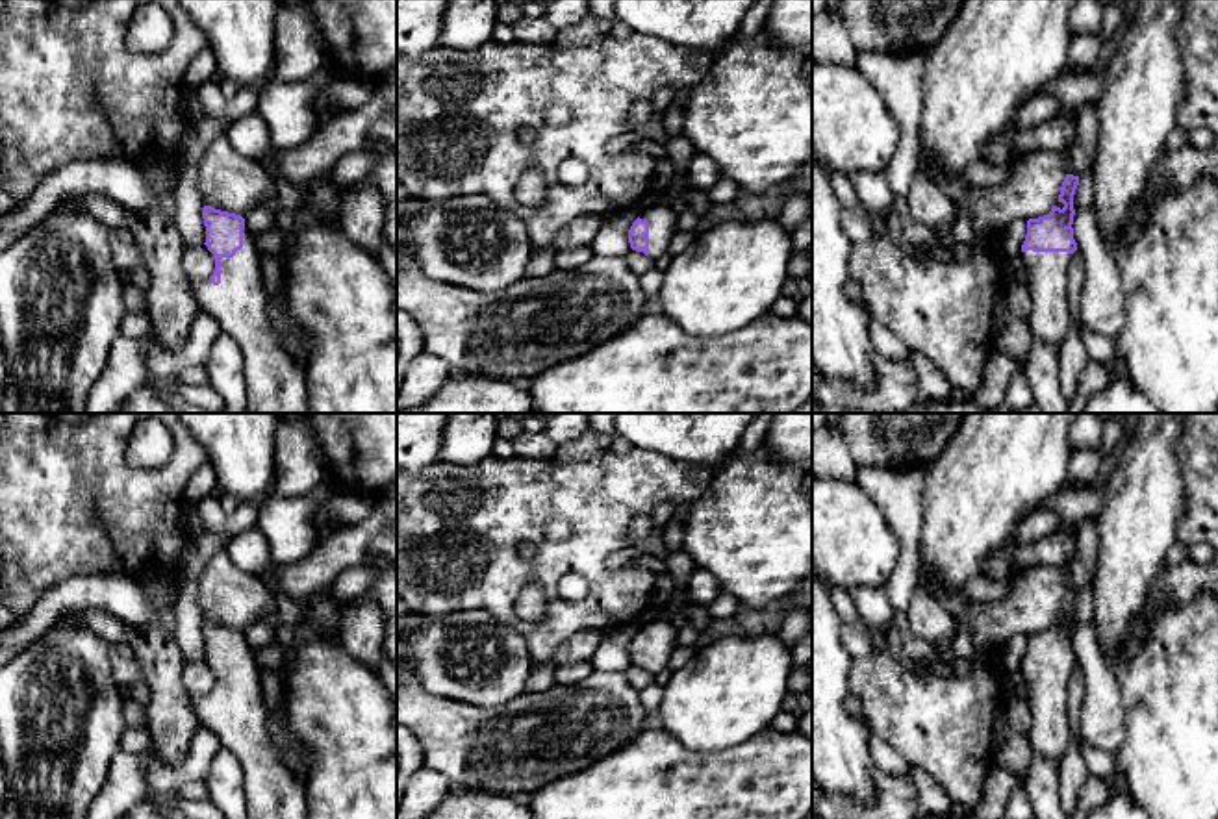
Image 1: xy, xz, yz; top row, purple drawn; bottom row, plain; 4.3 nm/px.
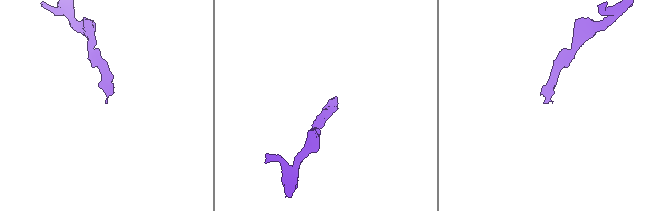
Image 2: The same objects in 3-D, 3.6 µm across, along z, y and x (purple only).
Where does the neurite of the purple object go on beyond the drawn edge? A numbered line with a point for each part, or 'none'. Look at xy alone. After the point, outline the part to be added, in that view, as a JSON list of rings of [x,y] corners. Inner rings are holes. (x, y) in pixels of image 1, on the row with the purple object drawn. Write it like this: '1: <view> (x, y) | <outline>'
1: xy (275, 382) | [[[247,224],[243,248],[221,259],[221,284],[191,280],[189,287],[200,311],[209,313],[243,352],[247,410],[310,413],[306,369],[273,334],[260,250]]]

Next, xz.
1: xz (662, 223) | [[[658,202],[649,209],[641,209],[640,219],[649,222],[649,256],[656,259],[666,254],[669,241],[677,232],[679,215]]]

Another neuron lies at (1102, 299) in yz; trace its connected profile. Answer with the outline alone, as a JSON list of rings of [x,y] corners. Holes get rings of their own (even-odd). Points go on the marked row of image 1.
[[[1094,208],[1077,209],[1072,228],[1085,259],[1085,285],[1081,291],[1083,326],[1109,339],[1116,339],[1125,319],[1116,252],[1105,245]]]

